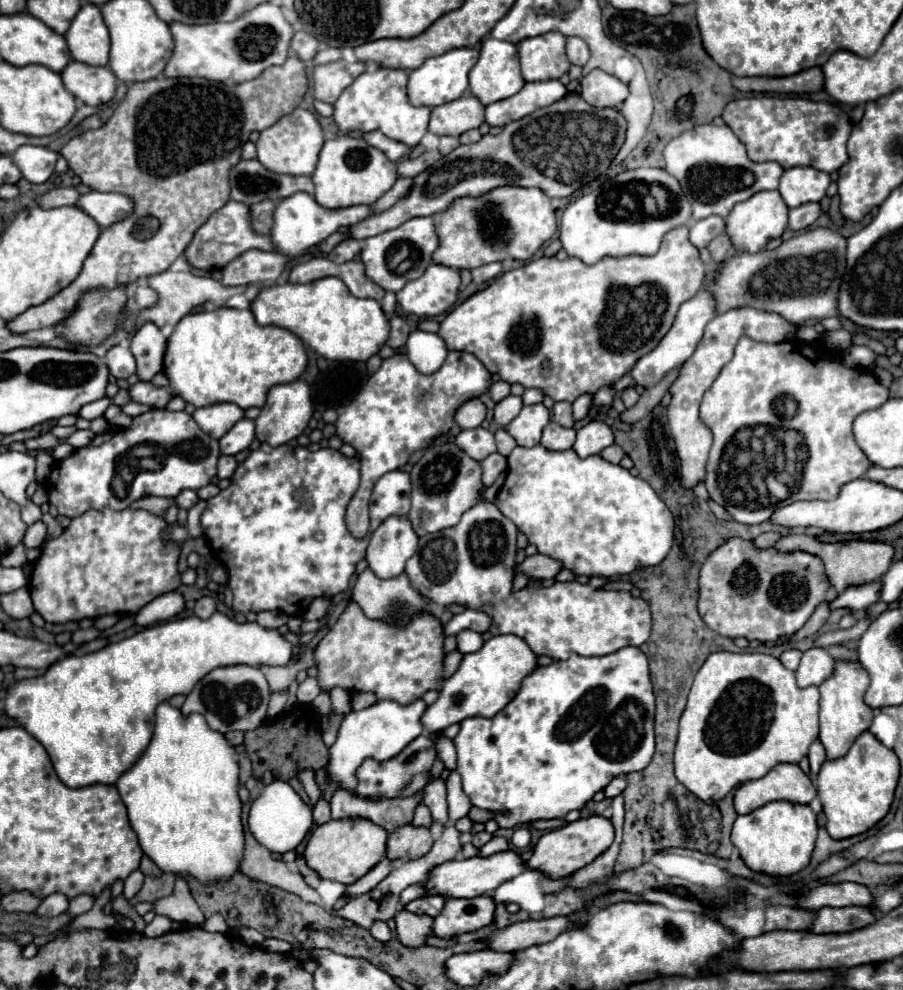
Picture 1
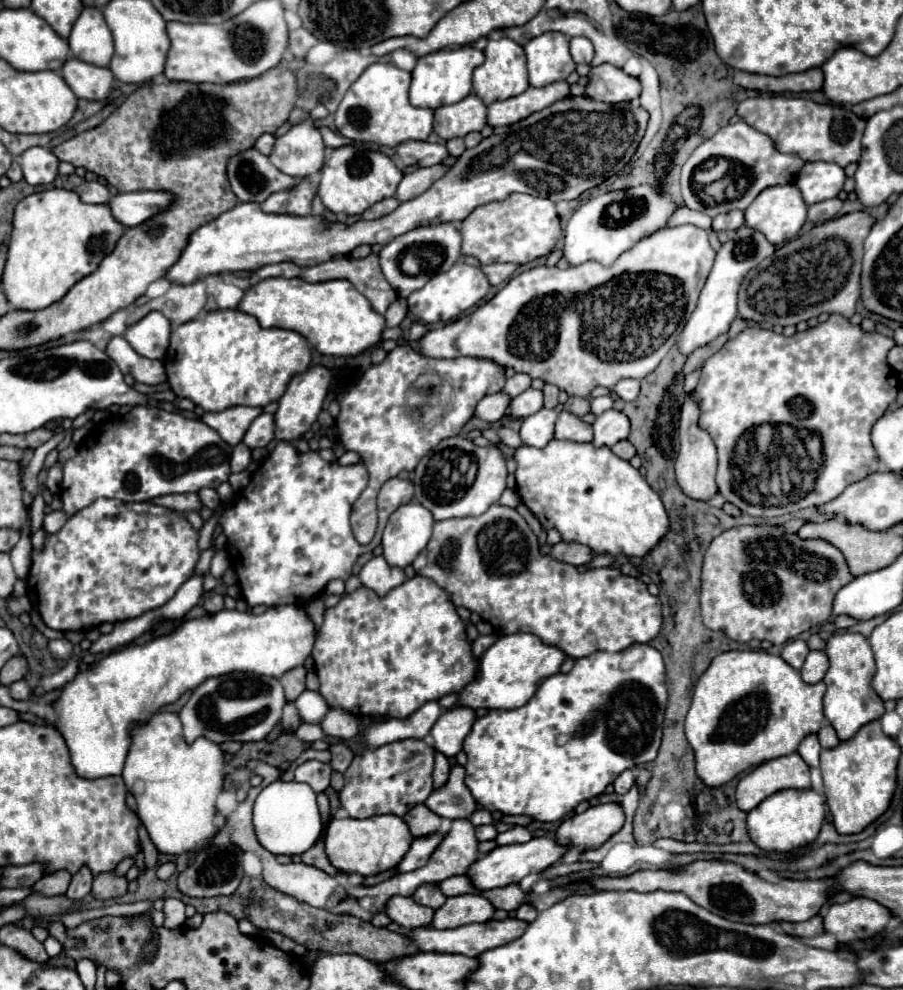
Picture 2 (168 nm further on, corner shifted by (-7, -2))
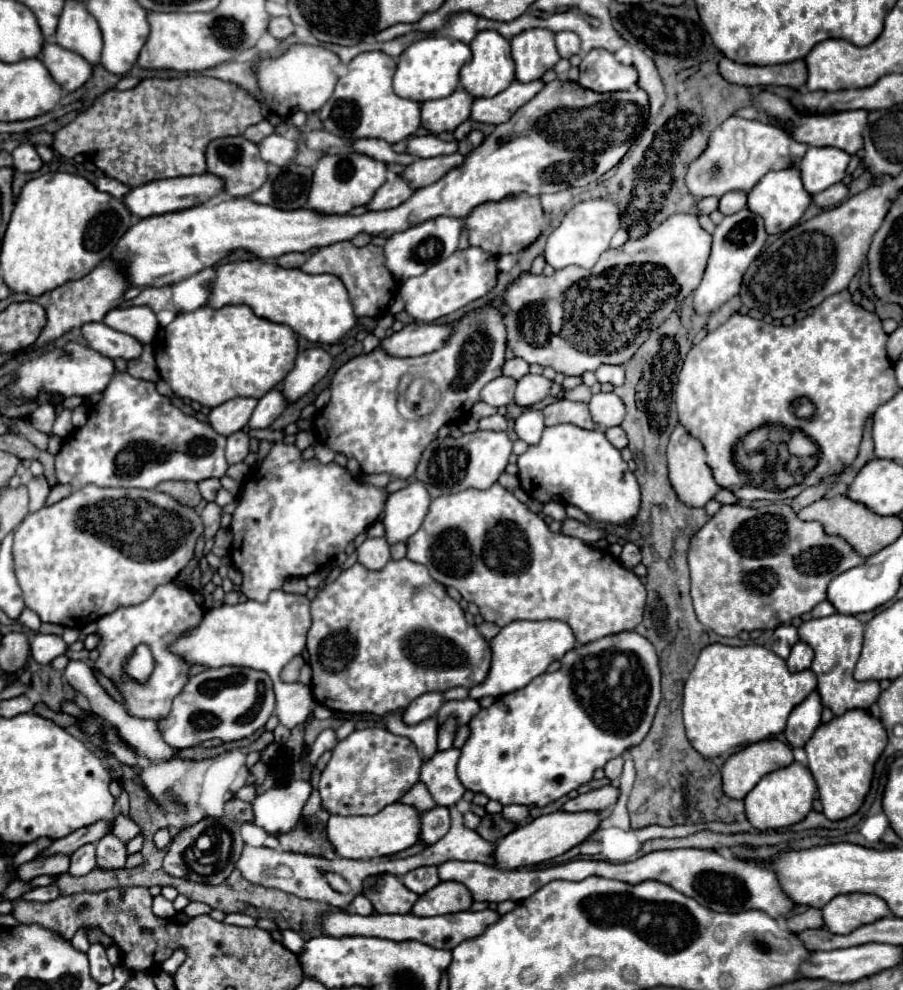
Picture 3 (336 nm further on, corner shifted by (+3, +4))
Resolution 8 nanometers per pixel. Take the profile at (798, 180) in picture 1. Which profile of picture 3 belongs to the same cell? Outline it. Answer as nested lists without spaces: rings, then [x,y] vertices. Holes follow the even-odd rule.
[[[809,147],[799,163],[801,181],[809,195],[821,193],[845,177],[851,155],[835,147]]]

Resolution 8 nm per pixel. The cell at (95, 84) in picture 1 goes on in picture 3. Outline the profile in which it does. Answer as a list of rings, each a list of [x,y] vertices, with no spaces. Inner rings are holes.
[[[45,43],[41,51],[41,61],[45,63],[53,79],[67,91],[75,91],[81,85],[85,85],[85,81],[93,73],[91,63],[81,59],[81,55],[73,51],[65,51],[63,47],[51,43]]]

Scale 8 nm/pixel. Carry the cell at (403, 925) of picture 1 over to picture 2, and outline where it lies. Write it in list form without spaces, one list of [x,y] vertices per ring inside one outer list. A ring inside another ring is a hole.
[[[399,895],[387,901],[385,913],[393,923],[399,923],[405,931],[425,927],[433,919],[433,909],[415,903],[413,897],[399,897]]]

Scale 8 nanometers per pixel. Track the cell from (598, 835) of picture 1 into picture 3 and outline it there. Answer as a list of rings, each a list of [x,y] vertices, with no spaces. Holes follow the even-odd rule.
[[[607,785],[607,787],[601,787],[601,789],[595,789],[595,791],[589,791],[589,793],[583,793],[575,799],[569,799],[561,811],[567,811],[567,813],[581,813],[581,811],[593,811],[593,813],[603,813],[607,809],[611,809],[615,805],[619,797],[619,789],[615,785]]]

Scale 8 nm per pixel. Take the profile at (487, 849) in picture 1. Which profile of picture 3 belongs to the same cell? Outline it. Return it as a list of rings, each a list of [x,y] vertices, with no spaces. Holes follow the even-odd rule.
[[[507,805],[507,807],[503,807],[503,817],[505,817],[509,823],[517,825],[517,827],[525,823],[527,815],[529,815],[529,809],[527,809],[525,805]]]

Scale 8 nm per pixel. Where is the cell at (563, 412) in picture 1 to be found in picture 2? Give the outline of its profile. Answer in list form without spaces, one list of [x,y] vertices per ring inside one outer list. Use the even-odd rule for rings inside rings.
[[[569,397],[567,401],[565,401],[565,409],[567,411],[571,411],[573,415],[585,415],[585,413],[589,413],[589,409],[591,409],[591,403],[589,403],[589,399],[585,399],[585,397]]]

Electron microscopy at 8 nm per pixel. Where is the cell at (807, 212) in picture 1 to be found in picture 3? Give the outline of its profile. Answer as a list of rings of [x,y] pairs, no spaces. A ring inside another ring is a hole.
[[[835,183],[833,187],[829,187],[829,189],[813,195],[813,203],[817,207],[821,207],[821,209],[827,209],[827,207],[835,207],[845,197],[847,197],[847,187],[843,183]]]

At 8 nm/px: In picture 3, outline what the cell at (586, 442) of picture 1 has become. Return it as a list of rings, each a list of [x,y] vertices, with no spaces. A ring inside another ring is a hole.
[[[597,393],[597,395],[593,395],[591,401],[589,401],[589,411],[591,411],[593,421],[601,429],[621,425],[623,415],[625,415],[623,401],[615,393]]]

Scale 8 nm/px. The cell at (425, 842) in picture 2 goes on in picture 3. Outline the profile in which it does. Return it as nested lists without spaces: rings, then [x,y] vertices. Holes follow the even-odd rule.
[[[433,807],[433,811],[425,811],[421,815],[421,833],[419,843],[425,847],[437,843],[449,831],[449,809],[447,807]]]

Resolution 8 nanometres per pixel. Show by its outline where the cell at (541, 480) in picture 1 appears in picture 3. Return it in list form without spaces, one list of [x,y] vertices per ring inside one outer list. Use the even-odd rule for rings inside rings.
[[[571,423],[547,427],[541,441],[519,455],[517,467],[521,487],[533,495],[533,499],[541,503],[559,503],[563,499],[565,505],[579,507],[597,523],[627,527],[641,509],[641,491],[635,475],[621,459],[619,449],[615,449],[599,429],[585,431]]]

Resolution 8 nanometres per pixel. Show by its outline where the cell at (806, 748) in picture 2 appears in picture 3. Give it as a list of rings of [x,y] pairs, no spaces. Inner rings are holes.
[[[813,691],[801,705],[797,705],[787,721],[785,737],[791,747],[805,747],[815,729],[821,725],[821,699],[817,691]]]

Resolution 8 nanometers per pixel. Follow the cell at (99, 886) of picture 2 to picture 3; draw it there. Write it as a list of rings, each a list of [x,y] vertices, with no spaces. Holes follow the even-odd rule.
[[[107,833],[101,841],[97,841],[97,867],[111,871],[111,869],[123,869],[127,859],[125,843],[119,841],[113,833]]]

